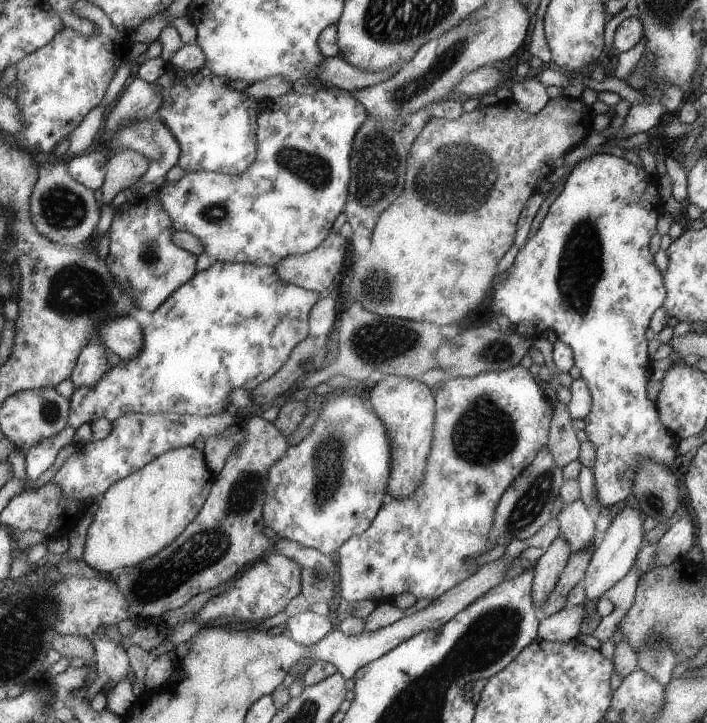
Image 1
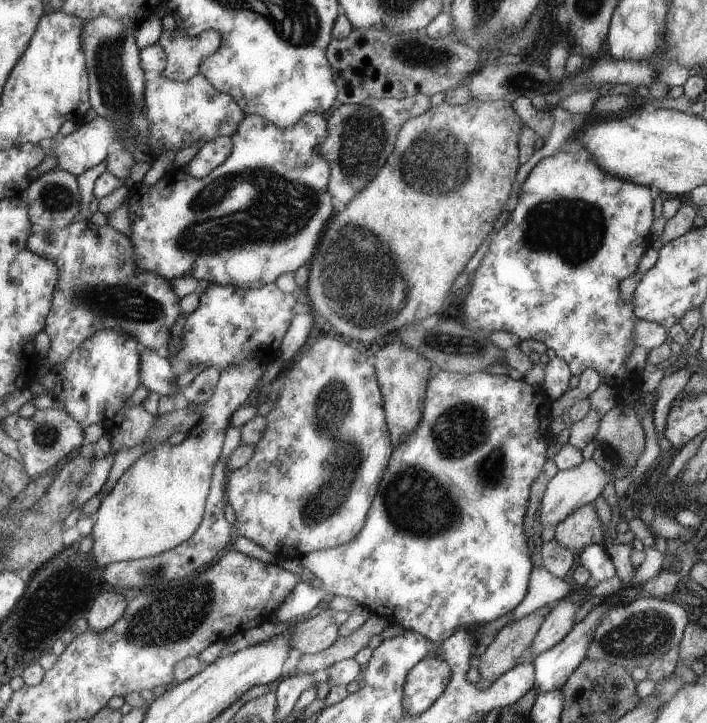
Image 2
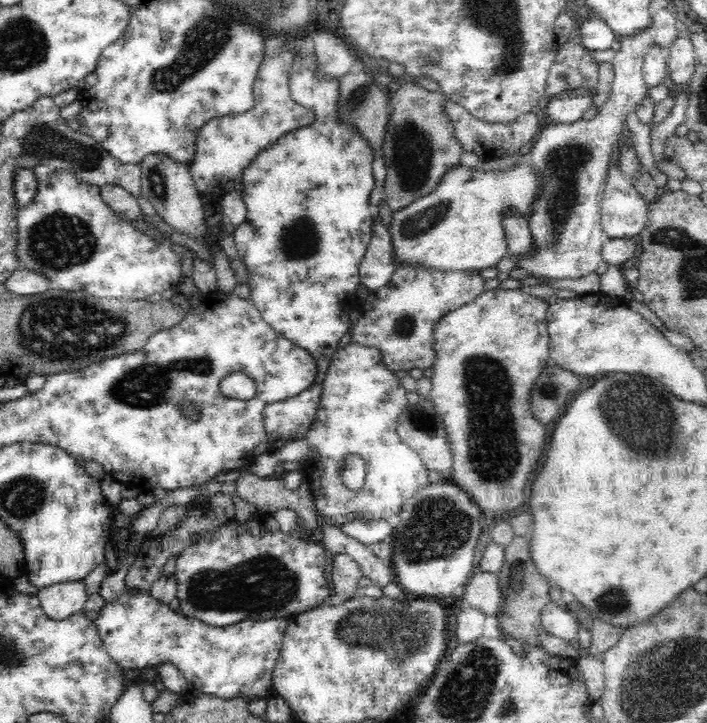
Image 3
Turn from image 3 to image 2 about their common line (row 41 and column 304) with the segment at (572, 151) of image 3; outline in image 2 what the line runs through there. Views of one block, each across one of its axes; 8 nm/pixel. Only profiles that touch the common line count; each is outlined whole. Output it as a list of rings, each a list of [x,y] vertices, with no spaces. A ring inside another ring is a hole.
[[[330,609],[306,619],[285,633],[290,634],[292,648],[299,649],[302,654],[322,652],[330,648],[338,639],[338,626],[330,616]]]

